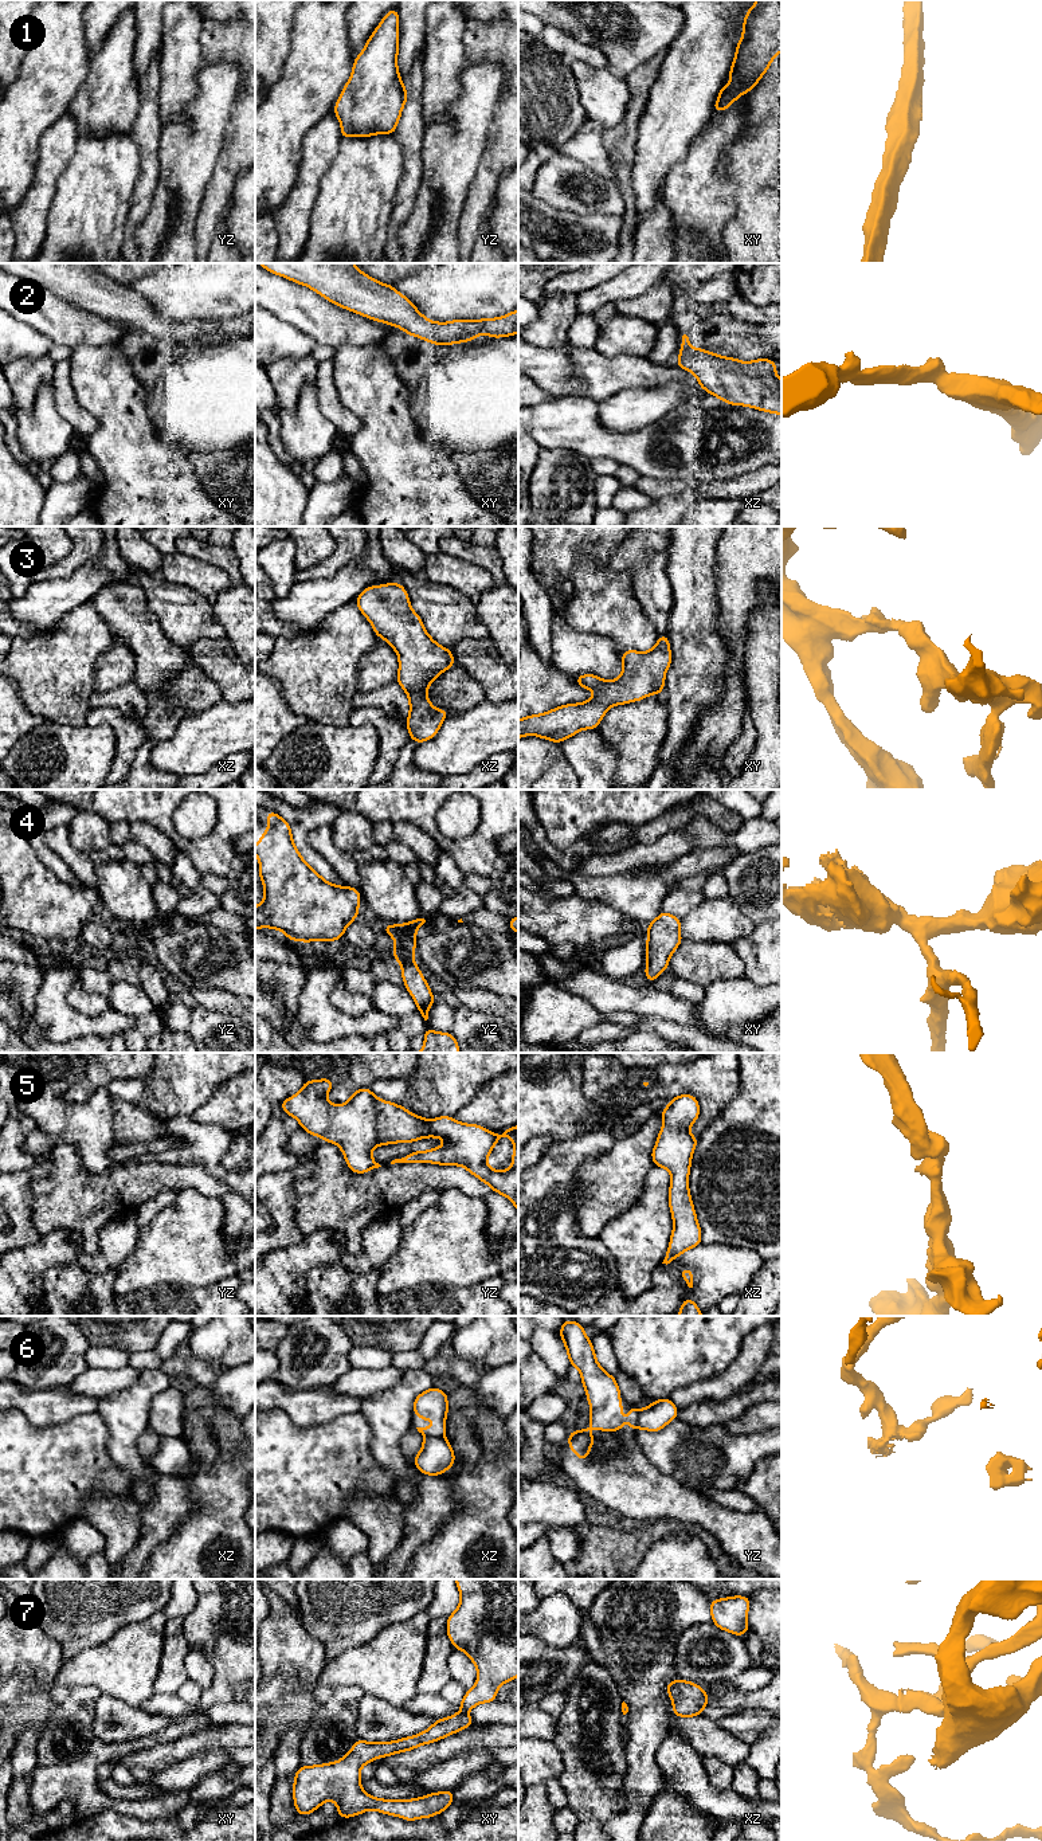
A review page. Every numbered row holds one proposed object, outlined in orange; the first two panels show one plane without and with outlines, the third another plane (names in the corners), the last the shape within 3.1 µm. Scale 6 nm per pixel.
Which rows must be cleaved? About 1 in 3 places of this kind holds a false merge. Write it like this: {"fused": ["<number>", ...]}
{"fused": ["1", "6"]}

